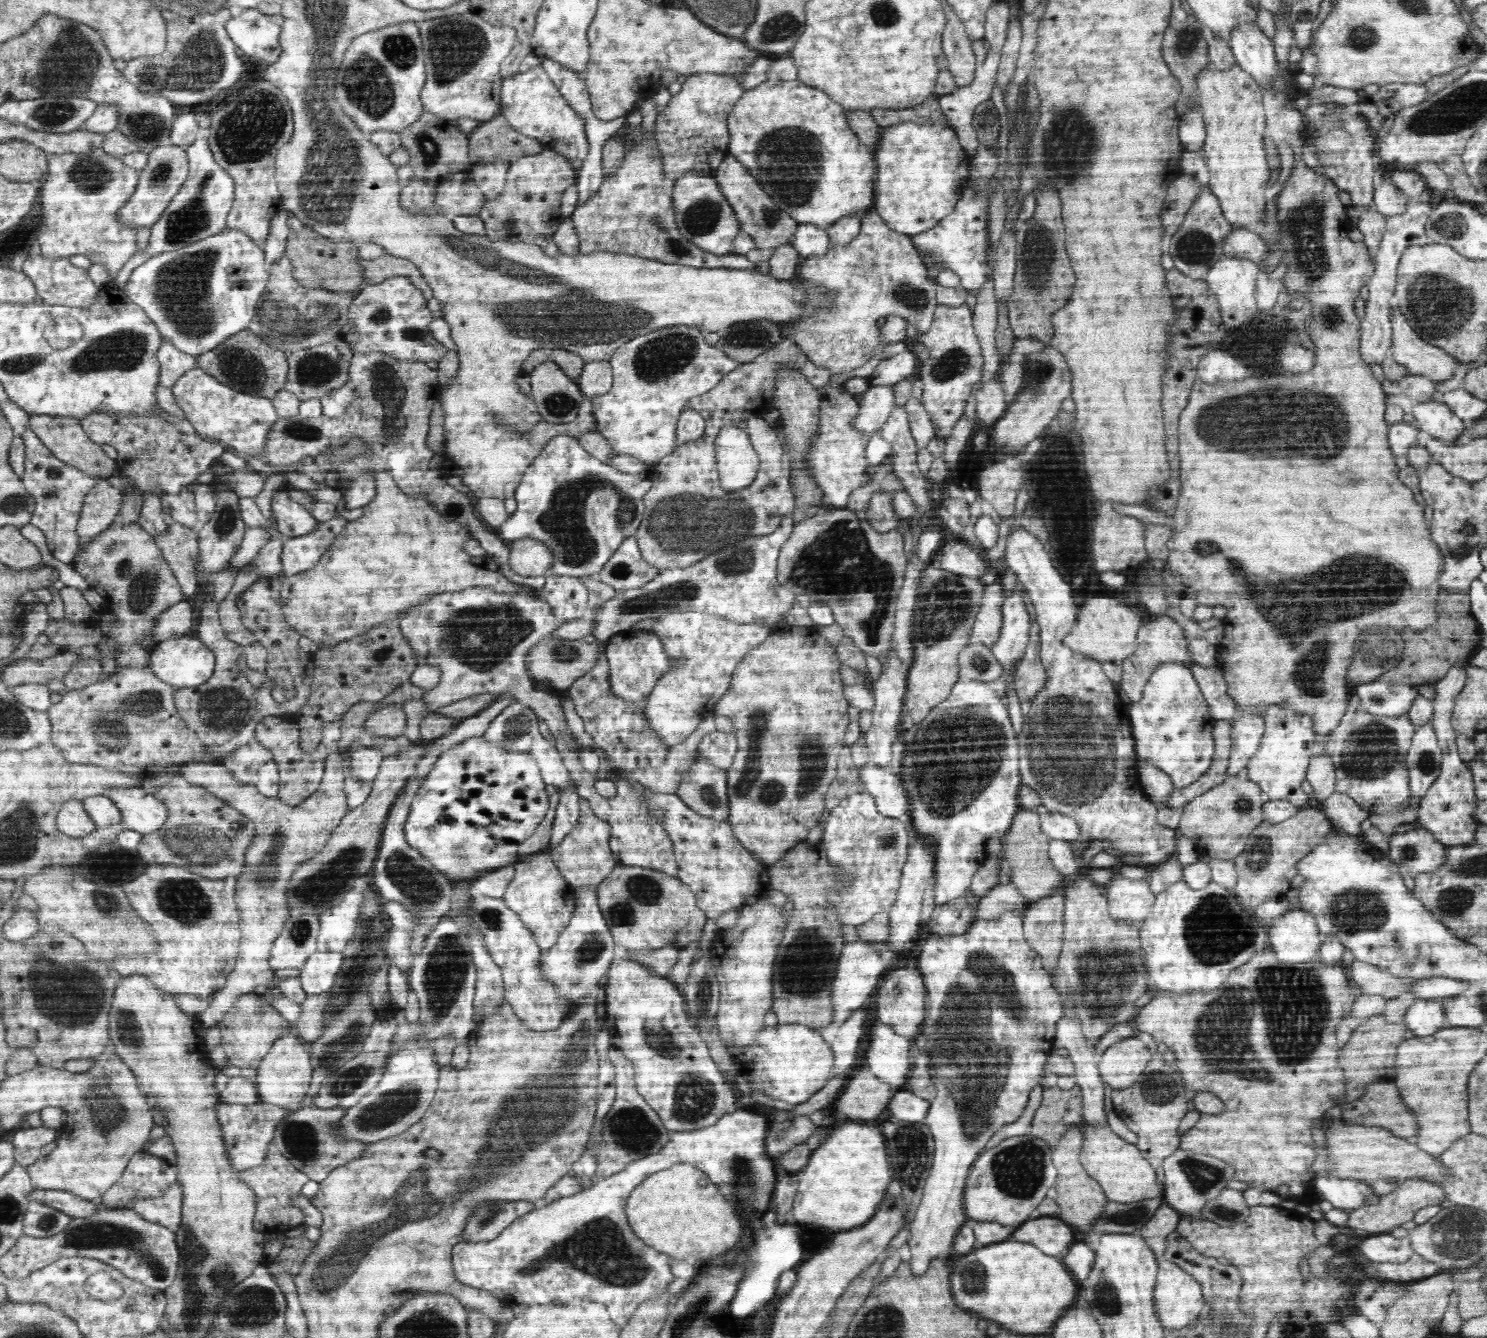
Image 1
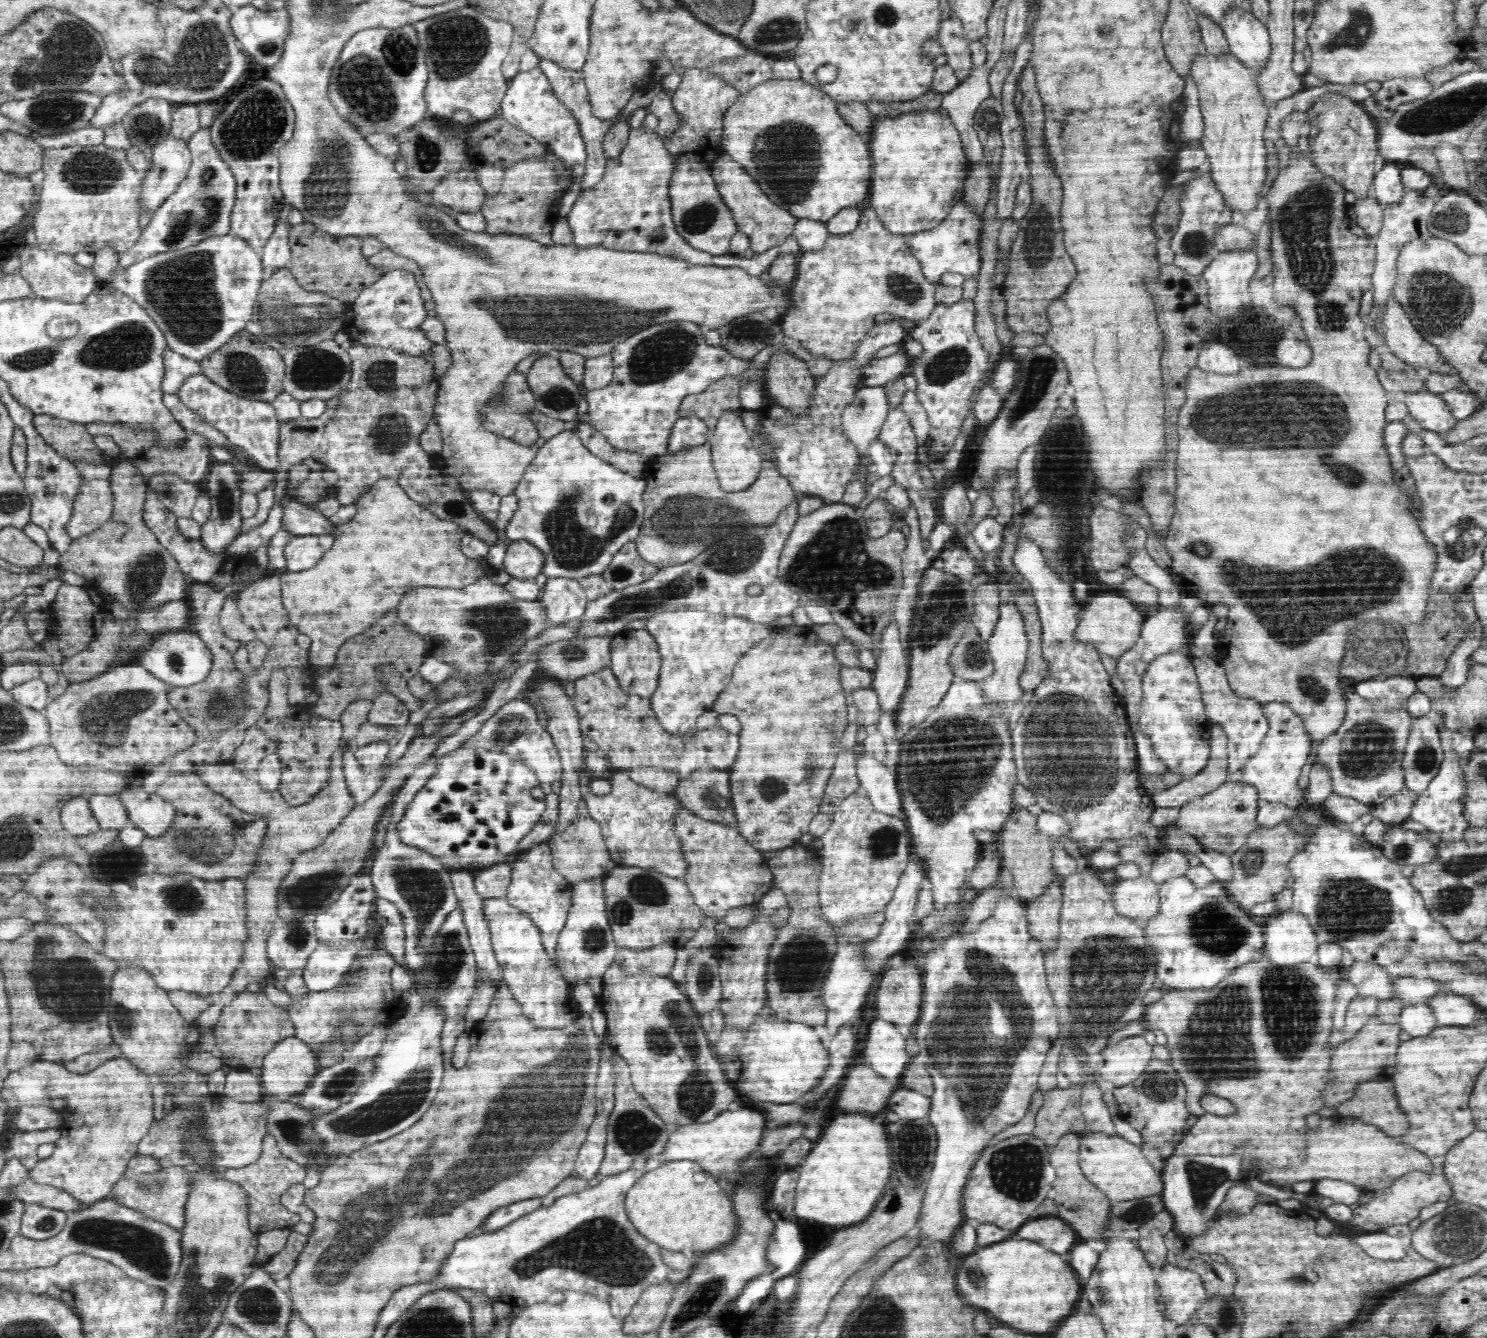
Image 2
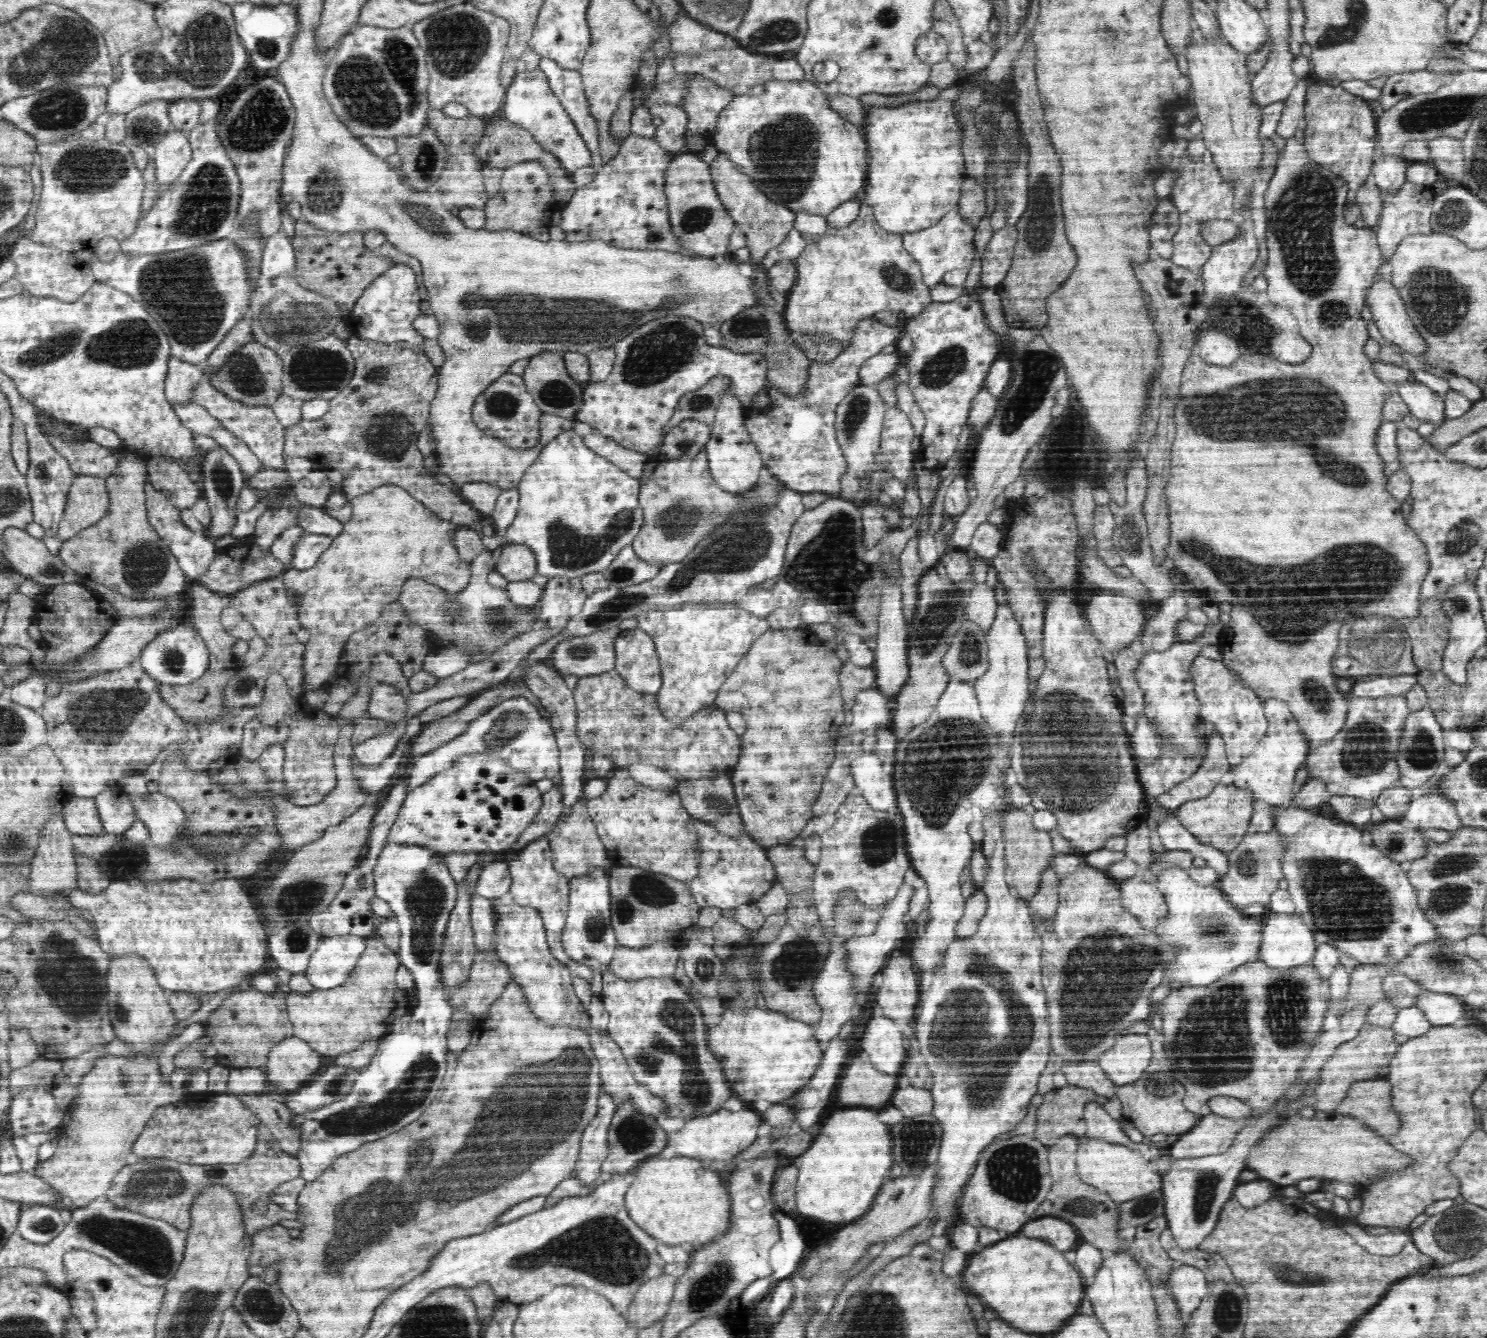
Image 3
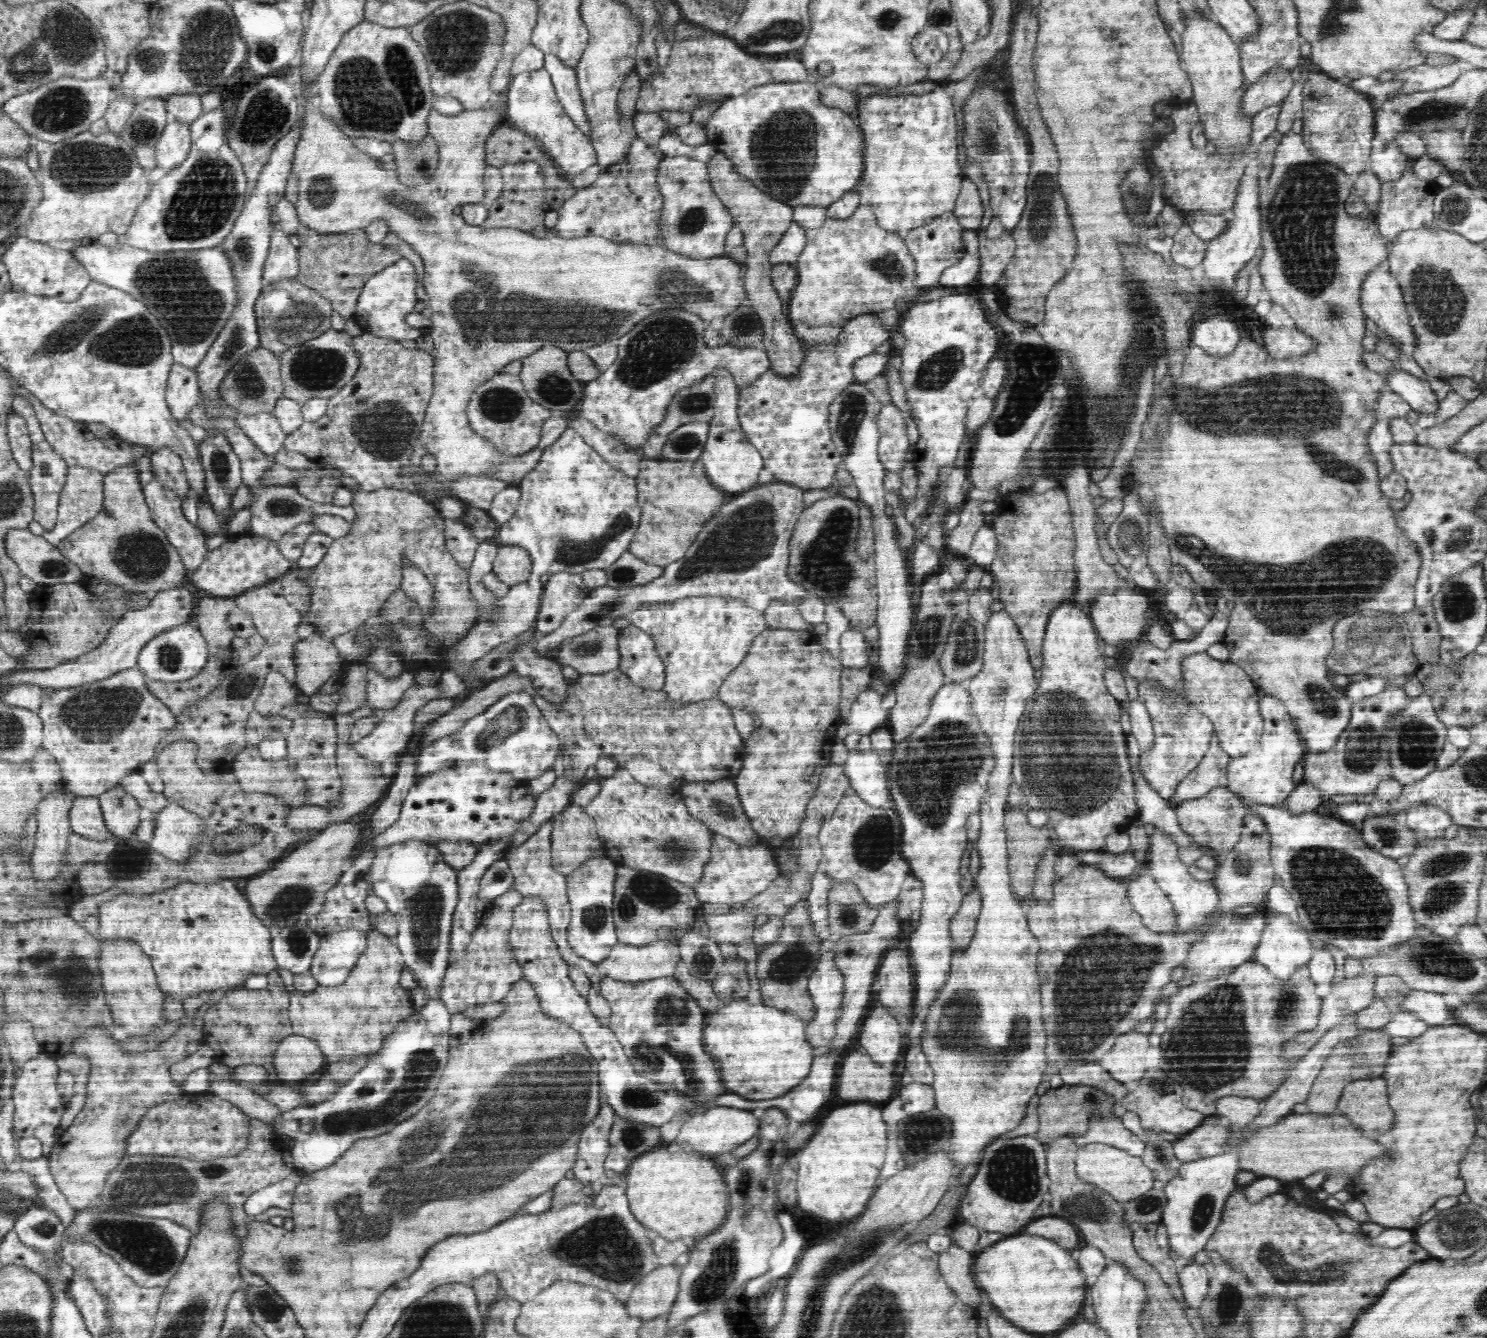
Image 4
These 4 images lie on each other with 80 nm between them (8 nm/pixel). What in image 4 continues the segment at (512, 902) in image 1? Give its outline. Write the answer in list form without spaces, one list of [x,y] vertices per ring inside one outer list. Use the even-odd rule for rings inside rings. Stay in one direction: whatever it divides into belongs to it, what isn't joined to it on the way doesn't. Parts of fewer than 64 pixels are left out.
[[[554,818],[549,819],[538,827],[536,834],[533,834],[522,844],[522,846],[512,846],[506,854],[505,860],[509,864],[510,872],[513,874],[513,887],[522,891],[523,898],[540,898],[546,901],[547,913],[550,917],[551,934],[554,937],[559,953],[569,966],[582,967],[584,974],[590,980],[591,988],[599,990],[601,988],[601,976],[598,973],[596,963],[590,962],[575,953],[570,943],[567,941],[567,928],[571,917],[571,906],[567,897],[566,875],[557,873],[551,863],[551,832],[554,828]]]

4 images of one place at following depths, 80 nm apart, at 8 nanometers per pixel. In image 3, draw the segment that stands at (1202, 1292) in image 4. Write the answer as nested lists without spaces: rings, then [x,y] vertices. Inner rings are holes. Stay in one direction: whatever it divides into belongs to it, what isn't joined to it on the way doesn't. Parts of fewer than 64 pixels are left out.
[[[1180,1266],[1173,1270],[1167,1279],[1163,1278],[1184,1322],[1189,1322],[1191,1314],[1200,1306],[1202,1299],[1209,1294],[1209,1282],[1205,1274],[1194,1266]]]

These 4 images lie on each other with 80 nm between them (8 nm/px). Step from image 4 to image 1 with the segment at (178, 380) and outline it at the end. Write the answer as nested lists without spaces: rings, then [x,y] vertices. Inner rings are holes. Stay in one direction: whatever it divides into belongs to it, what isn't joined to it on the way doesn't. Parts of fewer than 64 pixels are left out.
[[[166,339],[155,352],[155,357],[160,365],[159,383],[169,389],[187,370],[198,367],[196,357],[178,350]]]

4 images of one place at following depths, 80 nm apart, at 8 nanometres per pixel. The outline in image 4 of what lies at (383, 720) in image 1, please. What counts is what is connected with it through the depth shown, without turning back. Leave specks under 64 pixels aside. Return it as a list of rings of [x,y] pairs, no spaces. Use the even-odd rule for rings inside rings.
[[[368,668],[367,677],[367,705],[378,714],[393,707],[414,684],[414,675],[408,670],[404,670],[399,677],[388,679]]]

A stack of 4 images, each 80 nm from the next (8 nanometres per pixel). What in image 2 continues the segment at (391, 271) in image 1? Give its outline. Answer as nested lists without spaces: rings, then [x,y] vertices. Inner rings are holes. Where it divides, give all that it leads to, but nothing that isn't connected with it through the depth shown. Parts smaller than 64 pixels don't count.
[[[385,247],[378,254],[367,257],[367,261],[381,270],[381,275],[392,270],[408,270],[415,275],[416,285],[420,288],[420,297],[426,302],[431,299],[430,289],[426,286],[422,271],[414,260],[396,254],[392,249]]]

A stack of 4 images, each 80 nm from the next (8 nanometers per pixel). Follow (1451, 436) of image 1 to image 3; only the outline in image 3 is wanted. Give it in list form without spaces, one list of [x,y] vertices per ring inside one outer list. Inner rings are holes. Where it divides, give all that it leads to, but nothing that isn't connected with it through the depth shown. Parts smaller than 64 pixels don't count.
[[[1400,382],[1394,389],[1407,404],[1409,412],[1421,422],[1432,422],[1435,426],[1442,425],[1444,418],[1444,399],[1437,392],[1422,382]]]

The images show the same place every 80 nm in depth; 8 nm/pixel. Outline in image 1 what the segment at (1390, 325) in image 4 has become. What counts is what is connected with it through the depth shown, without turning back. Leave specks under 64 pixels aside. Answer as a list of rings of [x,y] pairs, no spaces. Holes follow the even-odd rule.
[[[1391,308],[1390,324],[1391,356],[1398,364],[1405,366],[1409,374],[1435,382],[1444,382],[1454,376],[1460,361],[1456,361],[1441,348],[1424,342],[1399,308]]]

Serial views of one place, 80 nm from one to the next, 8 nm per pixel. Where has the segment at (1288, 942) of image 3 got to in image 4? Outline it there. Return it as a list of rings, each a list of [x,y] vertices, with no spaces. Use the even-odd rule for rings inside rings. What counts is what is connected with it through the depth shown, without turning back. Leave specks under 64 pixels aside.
[[[1275,913],[1268,915],[1268,923],[1264,927],[1260,944],[1256,946],[1256,954],[1254,960],[1264,965],[1270,970],[1270,974],[1274,974],[1280,980],[1286,980],[1288,976],[1292,977],[1298,968],[1308,965],[1308,960],[1312,958],[1312,942],[1310,941],[1310,933],[1307,930],[1302,930],[1300,924],[1292,922],[1292,920],[1283,914]]]

